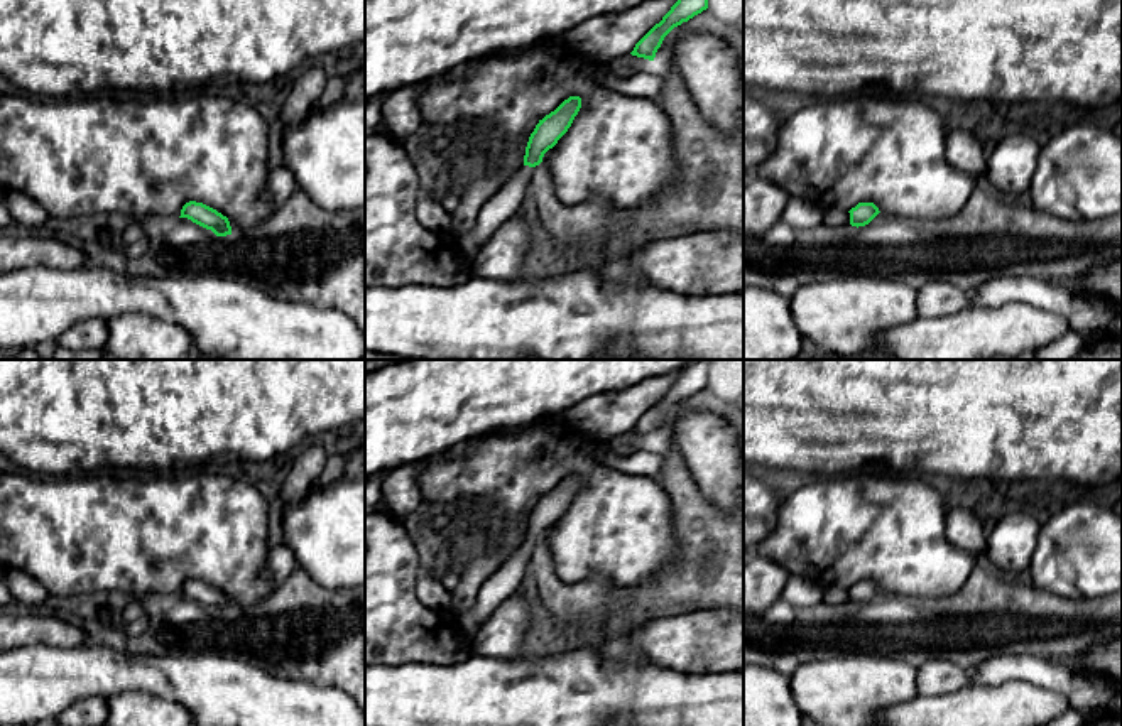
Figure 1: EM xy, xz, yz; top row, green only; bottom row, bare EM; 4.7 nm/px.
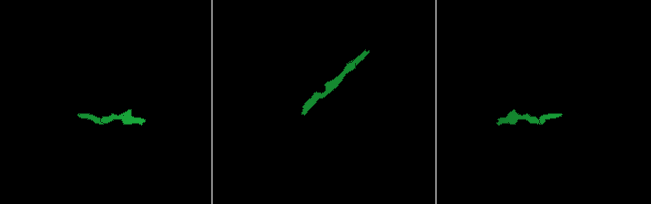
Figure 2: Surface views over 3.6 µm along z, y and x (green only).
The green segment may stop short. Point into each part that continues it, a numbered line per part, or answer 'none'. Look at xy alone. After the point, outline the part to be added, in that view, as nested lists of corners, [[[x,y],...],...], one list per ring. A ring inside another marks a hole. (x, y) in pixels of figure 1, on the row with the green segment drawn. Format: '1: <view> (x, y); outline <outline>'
none

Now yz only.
none

